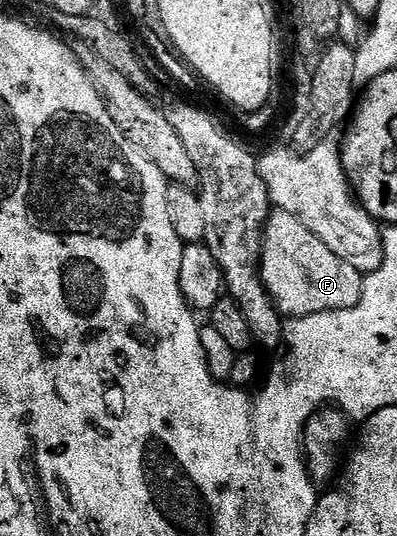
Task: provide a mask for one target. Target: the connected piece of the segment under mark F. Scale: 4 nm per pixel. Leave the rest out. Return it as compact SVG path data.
M272 211L261 244L261 275L275 309L287 318L351 308L360 298L364 273L341 262L317 234L313 234L293 214Z

